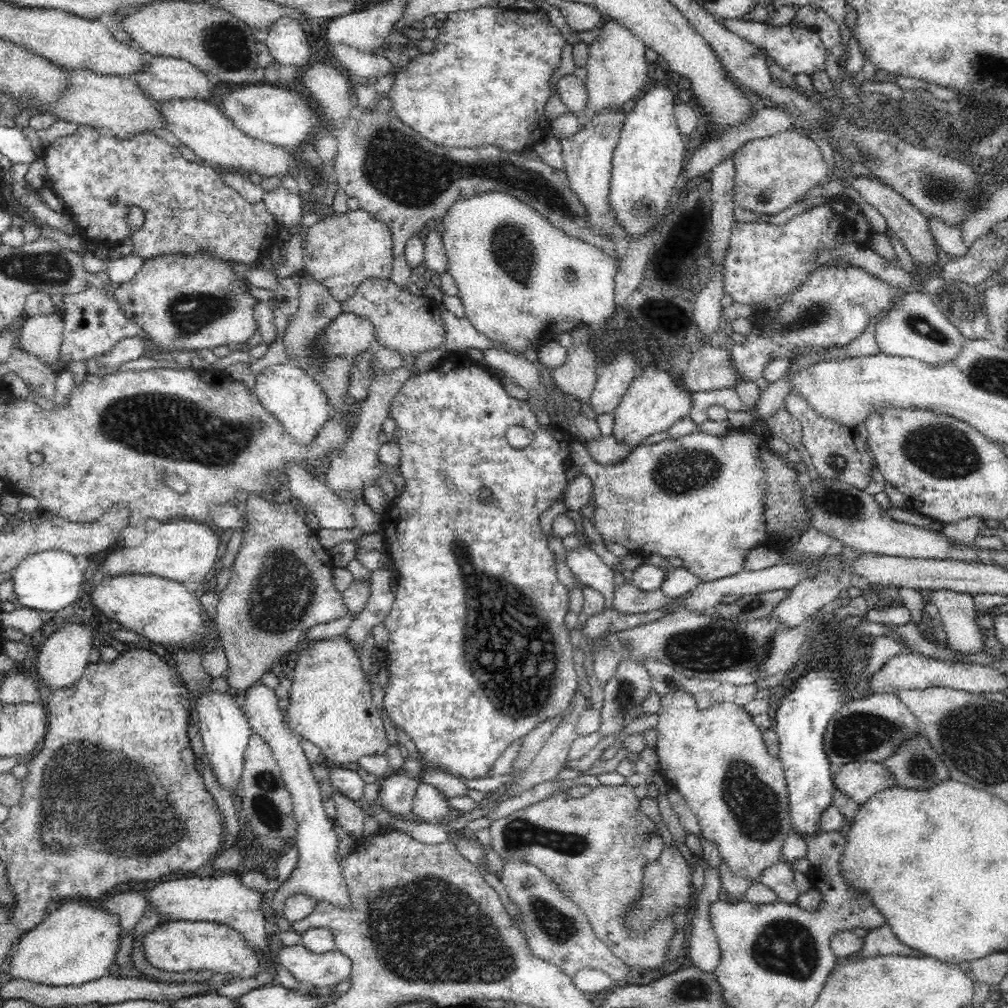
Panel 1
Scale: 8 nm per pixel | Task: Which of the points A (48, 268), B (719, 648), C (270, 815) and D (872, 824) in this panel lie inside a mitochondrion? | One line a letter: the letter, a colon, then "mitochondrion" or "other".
A: mitochondrion
B: mitochondrion
C: mitochondrion
D: other

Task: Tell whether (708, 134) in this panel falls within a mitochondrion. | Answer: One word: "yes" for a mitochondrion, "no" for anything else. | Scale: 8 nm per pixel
no

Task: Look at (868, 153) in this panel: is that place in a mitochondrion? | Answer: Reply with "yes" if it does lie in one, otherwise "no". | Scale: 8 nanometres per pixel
yes

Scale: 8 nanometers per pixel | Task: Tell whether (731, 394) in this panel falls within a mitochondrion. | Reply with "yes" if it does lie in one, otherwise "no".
no

